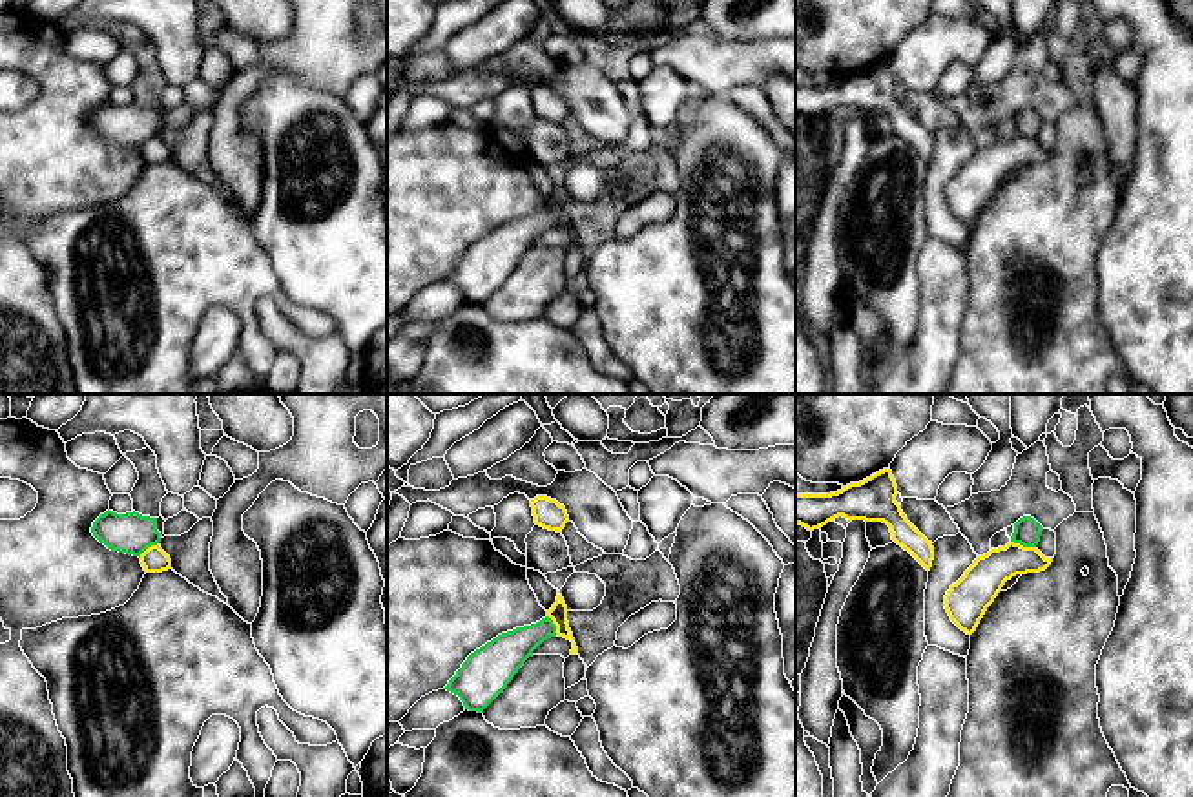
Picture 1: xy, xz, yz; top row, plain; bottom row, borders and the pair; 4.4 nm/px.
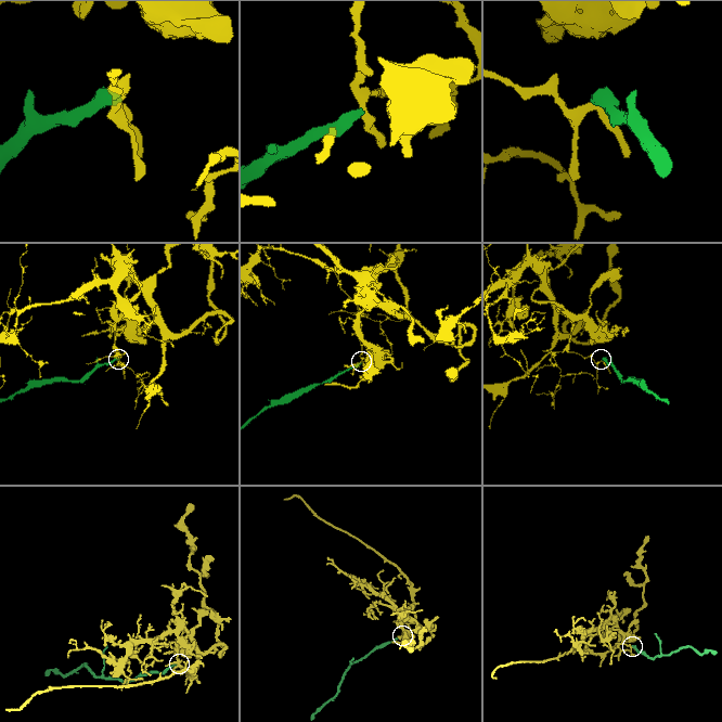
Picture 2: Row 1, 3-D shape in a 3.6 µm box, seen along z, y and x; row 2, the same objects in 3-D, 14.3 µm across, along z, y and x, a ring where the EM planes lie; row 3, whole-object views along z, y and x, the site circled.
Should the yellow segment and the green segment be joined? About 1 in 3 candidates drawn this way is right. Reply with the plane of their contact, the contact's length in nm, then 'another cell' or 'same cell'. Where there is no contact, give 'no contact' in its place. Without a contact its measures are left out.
meets yellow in yz; contact 120 nm long; another cell

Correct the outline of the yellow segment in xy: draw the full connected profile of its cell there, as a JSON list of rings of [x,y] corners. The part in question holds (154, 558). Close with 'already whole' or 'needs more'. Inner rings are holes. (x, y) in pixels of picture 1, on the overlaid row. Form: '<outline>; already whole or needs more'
[[[151,545],[140,554],[140,564],[146,573],[162,573],[171,569],[170,556],[161,549],[161,545]]]; already whole

